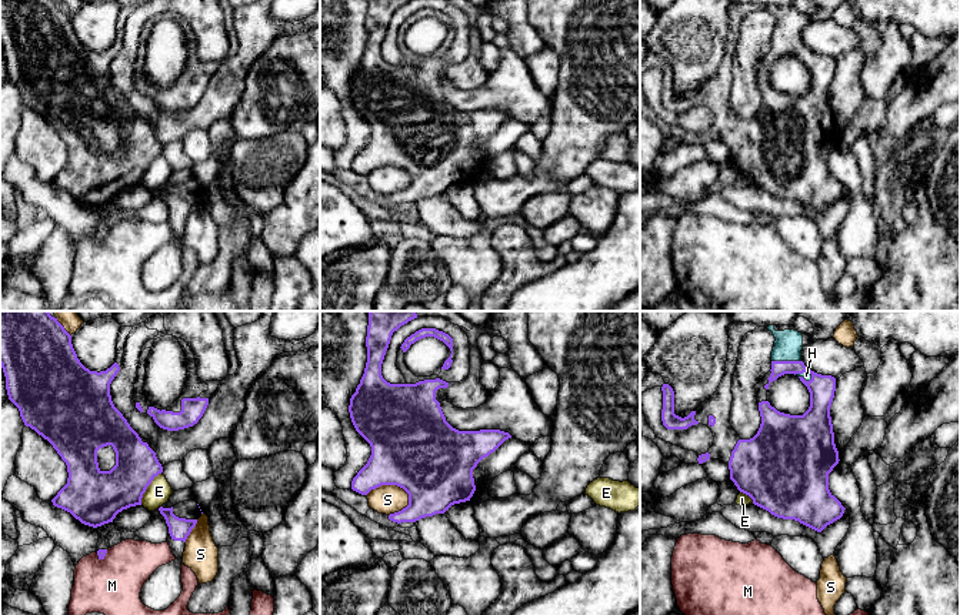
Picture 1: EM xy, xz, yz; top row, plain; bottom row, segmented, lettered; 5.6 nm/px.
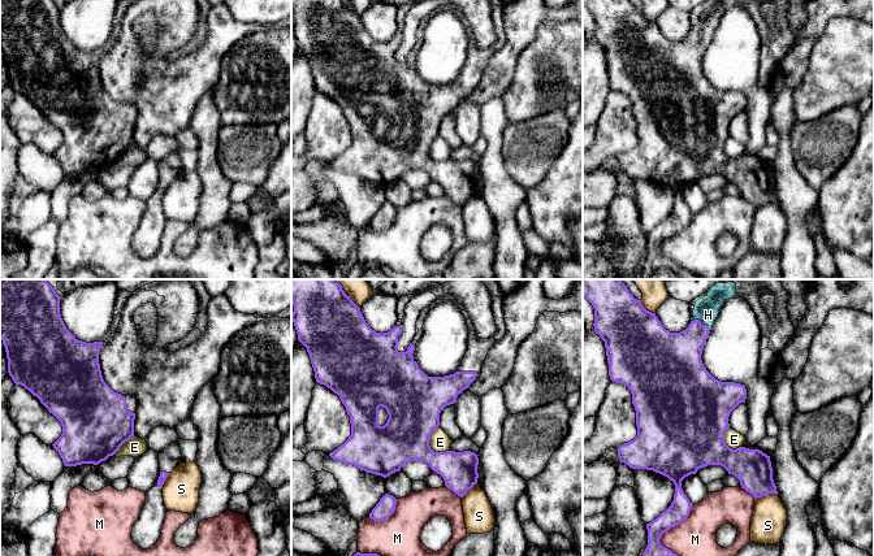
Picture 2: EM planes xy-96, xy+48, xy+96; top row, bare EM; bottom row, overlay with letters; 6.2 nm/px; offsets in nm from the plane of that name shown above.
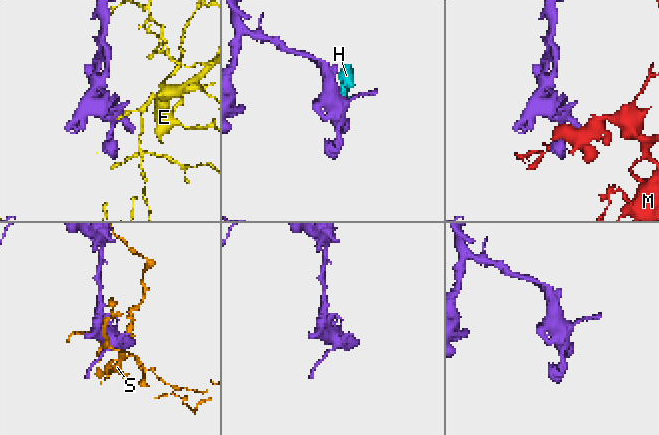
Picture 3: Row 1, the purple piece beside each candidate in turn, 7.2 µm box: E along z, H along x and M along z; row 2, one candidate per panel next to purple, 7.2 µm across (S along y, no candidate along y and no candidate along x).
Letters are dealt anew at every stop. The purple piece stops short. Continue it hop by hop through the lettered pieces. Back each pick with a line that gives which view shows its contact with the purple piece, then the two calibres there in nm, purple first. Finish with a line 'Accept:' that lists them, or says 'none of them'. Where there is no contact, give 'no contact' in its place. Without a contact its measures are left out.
H: yz | 140/160 nm
Accept: H

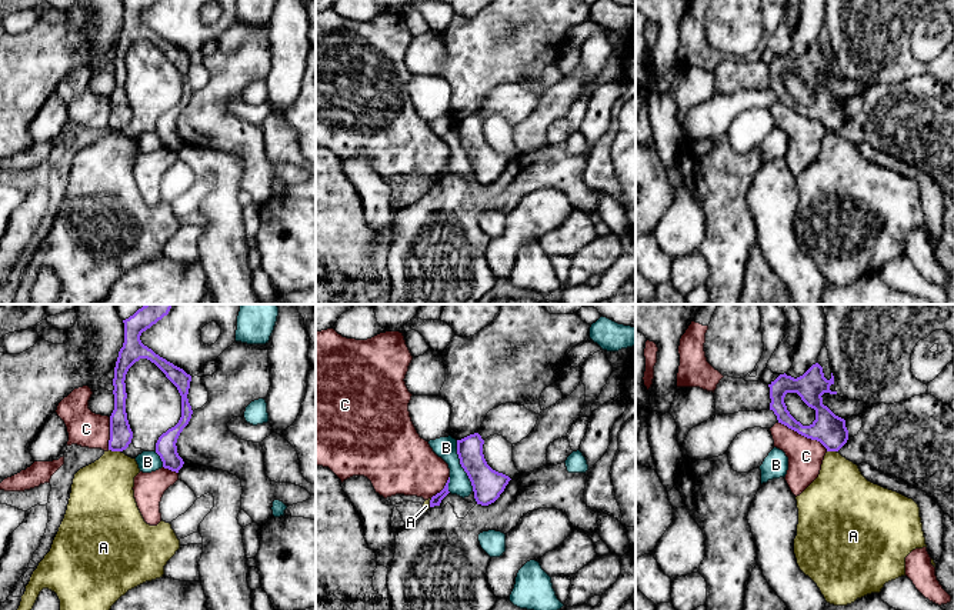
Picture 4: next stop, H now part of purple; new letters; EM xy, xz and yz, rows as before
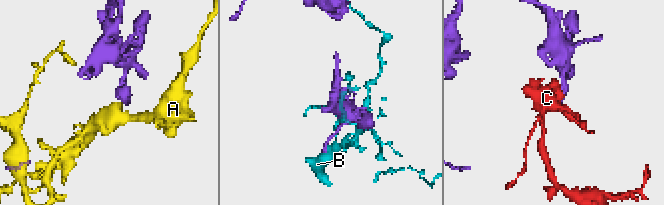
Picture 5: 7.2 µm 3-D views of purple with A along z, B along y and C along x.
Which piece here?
Accept: none of them

